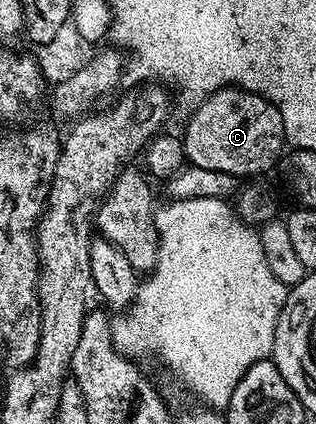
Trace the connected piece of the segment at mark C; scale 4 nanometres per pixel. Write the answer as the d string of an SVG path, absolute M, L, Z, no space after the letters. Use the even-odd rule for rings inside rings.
M231 85L212 93L191 111L194 112L186 123L186 132L180 135L182 153L189 166L235 177L262 177L258 175L279 166L284 155L282 146L288 143L286 130L276 105L264 97Z

